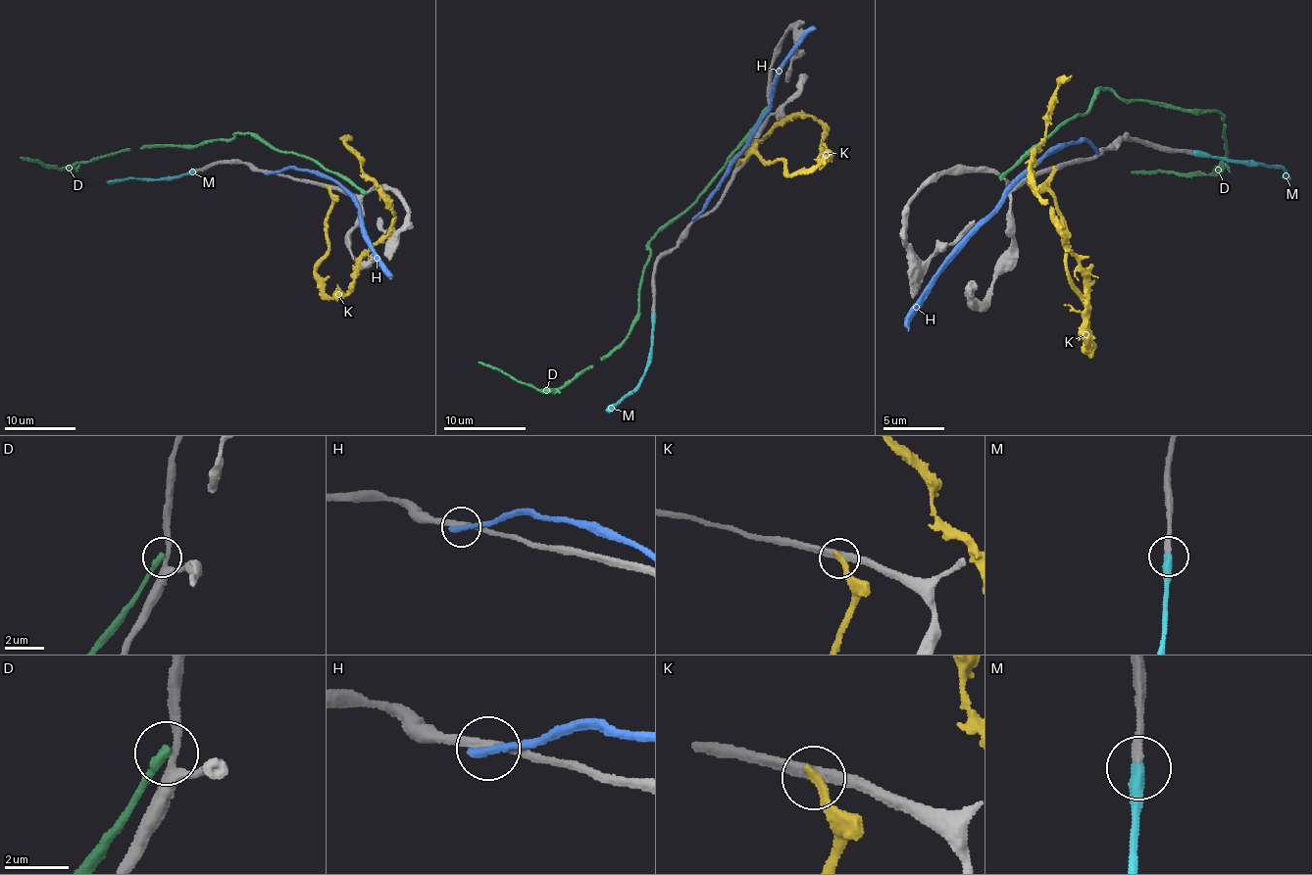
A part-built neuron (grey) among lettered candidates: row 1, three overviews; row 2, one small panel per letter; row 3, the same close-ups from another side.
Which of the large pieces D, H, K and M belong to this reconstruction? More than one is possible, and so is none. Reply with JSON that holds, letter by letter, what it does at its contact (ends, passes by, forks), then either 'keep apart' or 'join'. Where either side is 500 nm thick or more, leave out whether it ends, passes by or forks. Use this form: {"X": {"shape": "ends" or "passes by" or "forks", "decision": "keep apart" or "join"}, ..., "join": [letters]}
{"D": {"shape": "ends", "decision": "keep apart"}, "H": {"shape": "ends", "decision": "keep apart"}, "K": {"shape": "ends", "decision": "keep apart"}, "M": {"shape": "ends", "decision": "join"}, "join": ["M"]}

